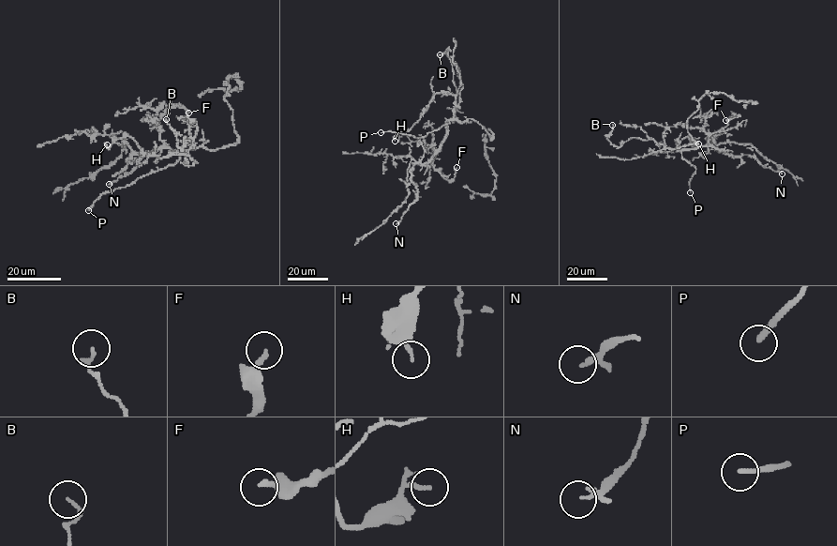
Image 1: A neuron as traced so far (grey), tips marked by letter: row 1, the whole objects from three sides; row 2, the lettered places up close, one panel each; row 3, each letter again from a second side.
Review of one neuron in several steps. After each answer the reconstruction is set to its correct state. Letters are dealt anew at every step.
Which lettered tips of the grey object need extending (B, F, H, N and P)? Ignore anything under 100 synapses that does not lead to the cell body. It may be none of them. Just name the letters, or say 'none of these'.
P

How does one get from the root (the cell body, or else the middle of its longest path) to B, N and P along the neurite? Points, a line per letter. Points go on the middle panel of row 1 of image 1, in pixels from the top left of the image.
B: (456, 121), (455, 108), (458, 104), (459, 93), (453, 81), (453, 65), (447, 50), (440, 54)
N: (456, 121), (447, 122), (447, 136), (433, 157), (426, 163), (414, 164), (411, 181), (417, 199), (396, 223)
P: (456, 121), (451, 119), (449, 124), (422, 137), (381, 132)

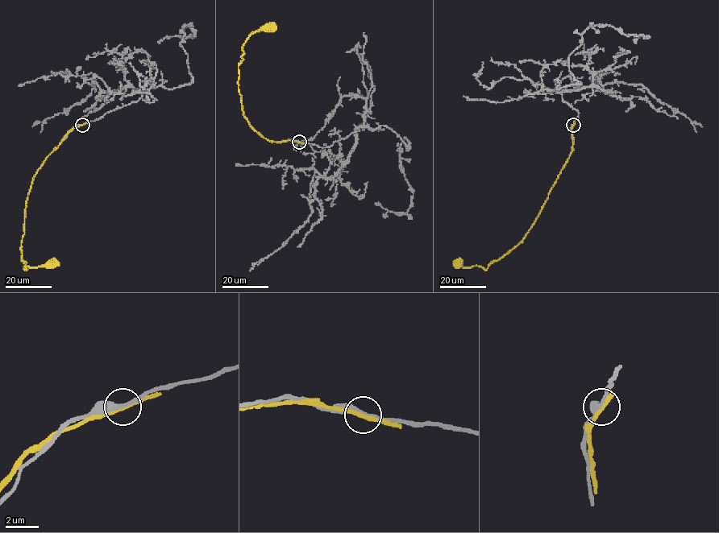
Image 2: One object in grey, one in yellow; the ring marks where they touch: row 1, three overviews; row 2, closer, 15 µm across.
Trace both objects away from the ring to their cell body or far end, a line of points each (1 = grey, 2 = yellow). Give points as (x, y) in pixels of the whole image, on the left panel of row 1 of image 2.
1: (82, 125), (135, 102), (142, 92), (191, 82), (180, 44), (184, 25), (192, 28), (195, 35), (158, 43)
2: (82, 125), (72, 128), (45, 159), (27, 200), (20, 249), (25, 270), (25, 266), (52, 265), (52, 261)

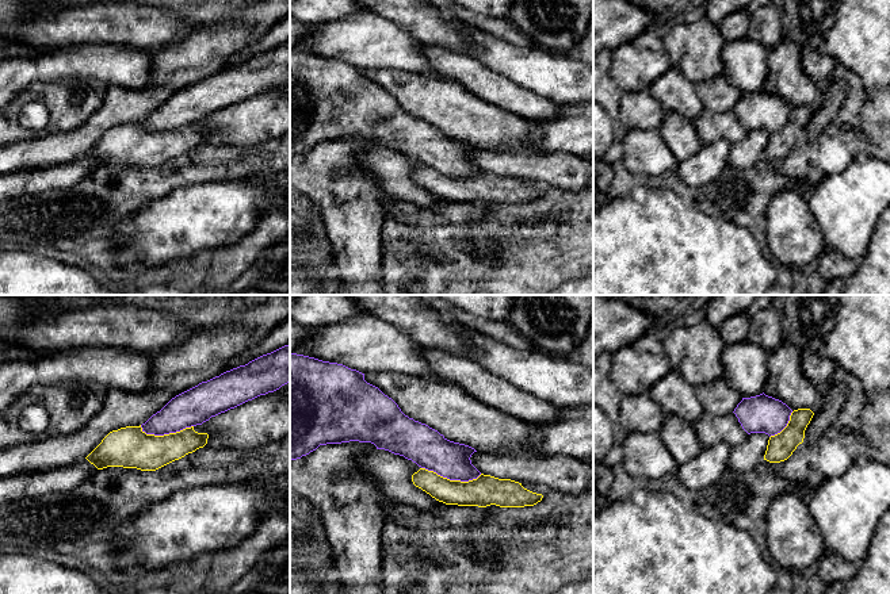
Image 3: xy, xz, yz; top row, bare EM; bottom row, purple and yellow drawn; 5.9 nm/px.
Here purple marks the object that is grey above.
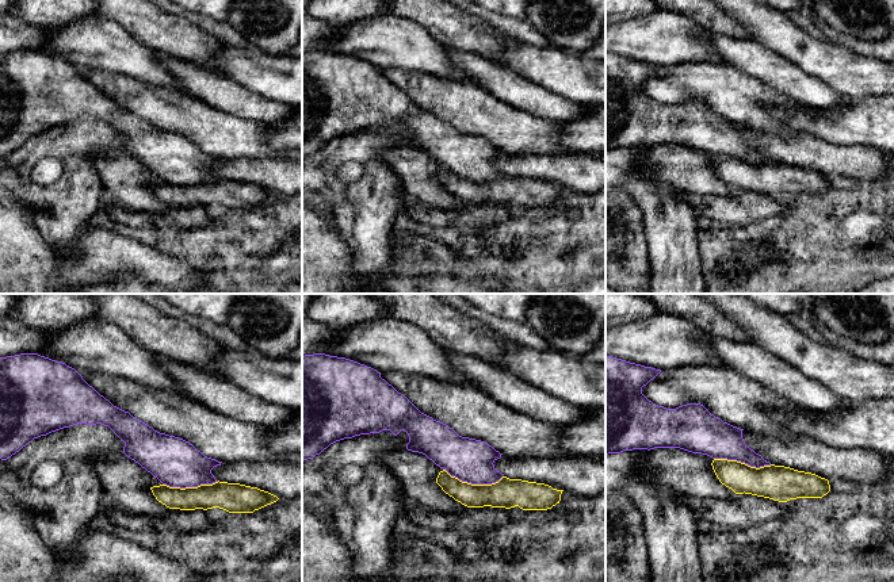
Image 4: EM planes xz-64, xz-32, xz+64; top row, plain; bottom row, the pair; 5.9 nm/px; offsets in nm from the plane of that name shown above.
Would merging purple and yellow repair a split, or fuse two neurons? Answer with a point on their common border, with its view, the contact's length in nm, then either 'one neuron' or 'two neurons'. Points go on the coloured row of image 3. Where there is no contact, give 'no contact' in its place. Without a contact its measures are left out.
meets purple in xz at (451, 479); contact 360 nm long; two neurons

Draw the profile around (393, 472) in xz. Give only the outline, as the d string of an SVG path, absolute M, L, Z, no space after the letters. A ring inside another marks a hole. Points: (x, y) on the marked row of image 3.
M377 449L359 453L356 461L360 470L378 483L386 499L402 502L419 510L433 510L439 505L439 501L413 484L412 475L421 467L412 460Z

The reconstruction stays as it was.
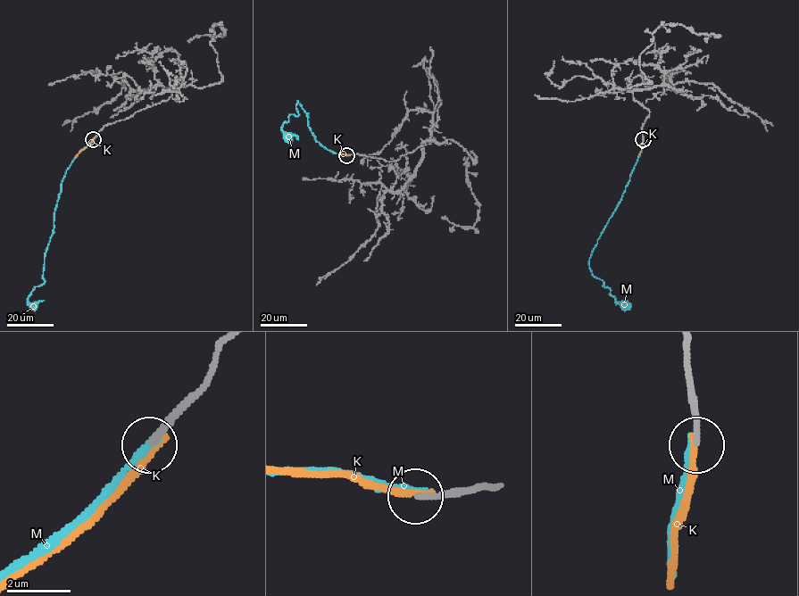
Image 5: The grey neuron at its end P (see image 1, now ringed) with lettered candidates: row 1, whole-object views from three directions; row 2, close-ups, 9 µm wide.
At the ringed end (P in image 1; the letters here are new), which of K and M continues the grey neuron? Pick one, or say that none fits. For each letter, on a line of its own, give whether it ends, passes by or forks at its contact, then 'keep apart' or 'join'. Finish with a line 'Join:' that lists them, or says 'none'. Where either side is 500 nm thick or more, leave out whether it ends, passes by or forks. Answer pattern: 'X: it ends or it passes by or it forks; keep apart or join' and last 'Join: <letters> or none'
K: it ends; keep apart
M: it ends; keep apart
Join: none

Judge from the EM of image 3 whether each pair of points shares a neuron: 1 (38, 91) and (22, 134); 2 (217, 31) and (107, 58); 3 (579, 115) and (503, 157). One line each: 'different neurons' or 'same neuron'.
1: same neuron
2: different neurons
3: different neurons

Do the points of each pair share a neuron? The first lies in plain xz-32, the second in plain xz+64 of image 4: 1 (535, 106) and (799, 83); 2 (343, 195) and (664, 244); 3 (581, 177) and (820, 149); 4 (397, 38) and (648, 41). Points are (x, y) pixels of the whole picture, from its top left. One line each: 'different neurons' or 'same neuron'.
1: same neuron
2: same neuron
3: same neuron
4: same neuron

